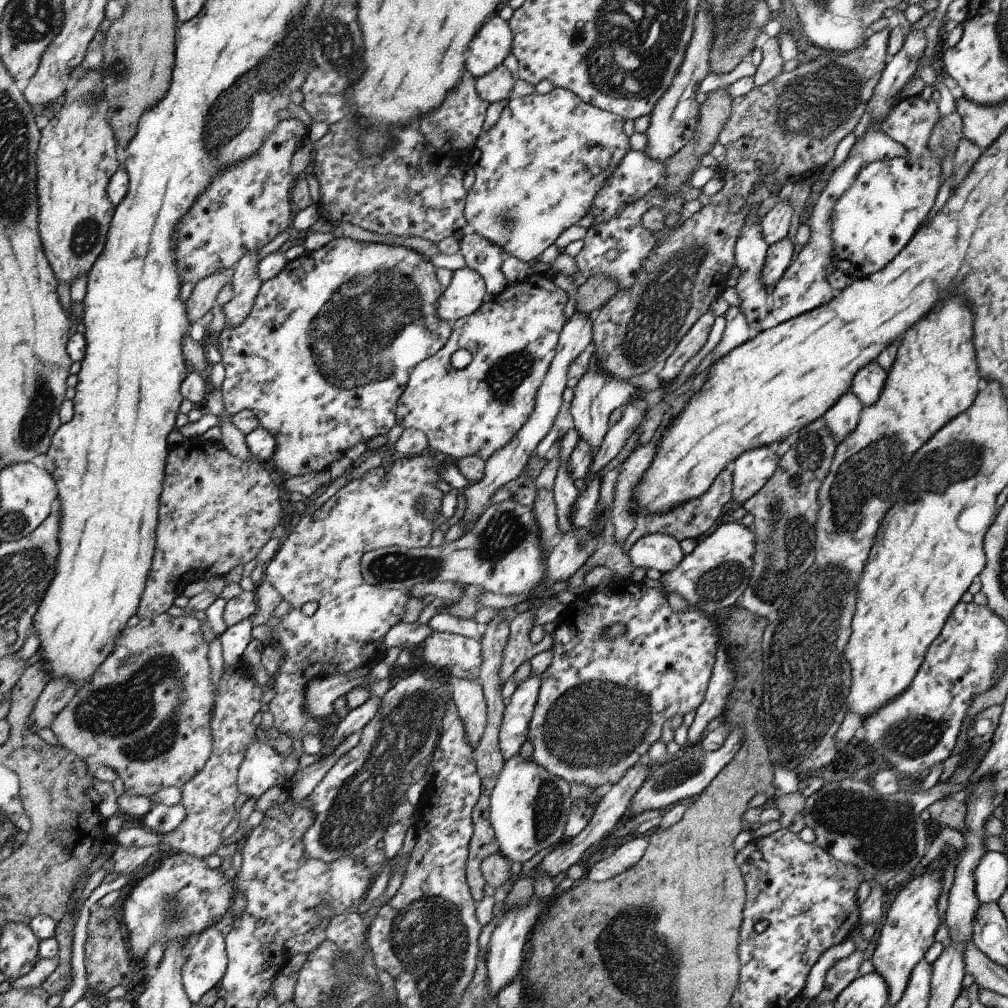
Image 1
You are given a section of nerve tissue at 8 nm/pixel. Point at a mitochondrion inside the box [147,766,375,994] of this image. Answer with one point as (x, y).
(174, 908)

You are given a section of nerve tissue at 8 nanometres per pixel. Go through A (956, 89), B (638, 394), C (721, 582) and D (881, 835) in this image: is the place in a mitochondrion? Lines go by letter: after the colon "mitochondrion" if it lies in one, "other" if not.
A: other
B: other
C: mitochondrion
D: mitochondrion

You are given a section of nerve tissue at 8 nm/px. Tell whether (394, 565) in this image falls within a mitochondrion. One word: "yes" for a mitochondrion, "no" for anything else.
yes

